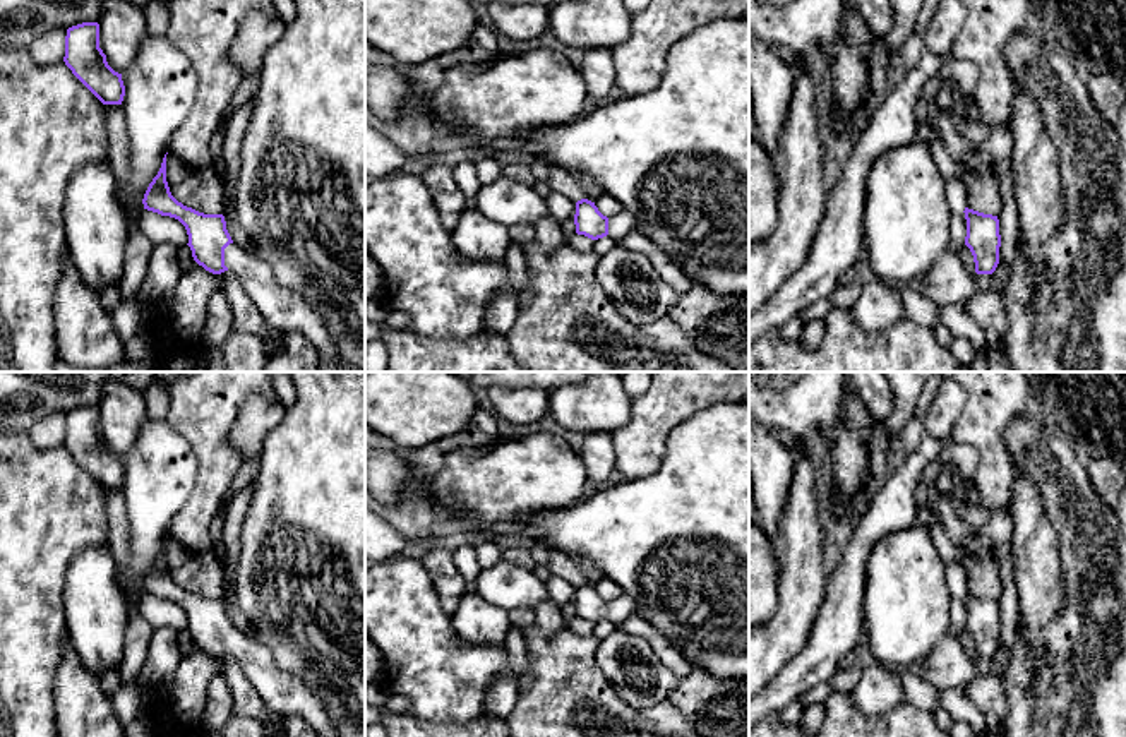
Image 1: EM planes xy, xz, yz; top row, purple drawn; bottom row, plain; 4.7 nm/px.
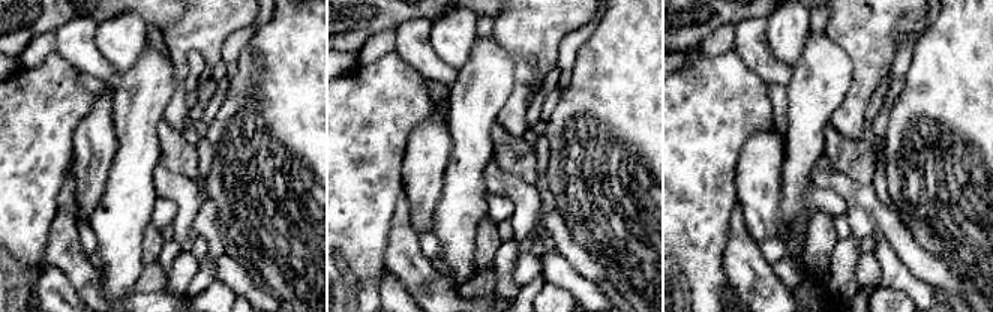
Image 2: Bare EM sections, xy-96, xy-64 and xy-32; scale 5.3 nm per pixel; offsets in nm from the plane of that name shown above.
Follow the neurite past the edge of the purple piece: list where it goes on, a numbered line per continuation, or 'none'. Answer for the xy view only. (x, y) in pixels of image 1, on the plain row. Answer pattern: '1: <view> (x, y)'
1: xy (283, 691)

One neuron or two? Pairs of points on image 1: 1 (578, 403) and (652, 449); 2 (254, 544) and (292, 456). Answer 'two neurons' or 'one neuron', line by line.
1: two neurons
2: one neuron

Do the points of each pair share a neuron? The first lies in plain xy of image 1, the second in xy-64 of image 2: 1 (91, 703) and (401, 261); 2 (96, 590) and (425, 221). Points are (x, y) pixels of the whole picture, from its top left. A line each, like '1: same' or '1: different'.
1: same
2: same

